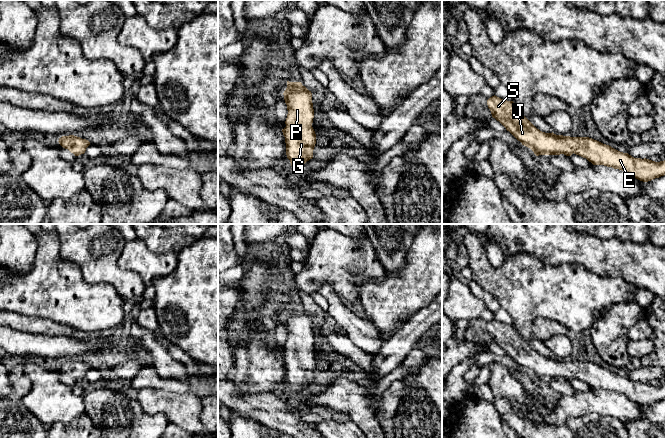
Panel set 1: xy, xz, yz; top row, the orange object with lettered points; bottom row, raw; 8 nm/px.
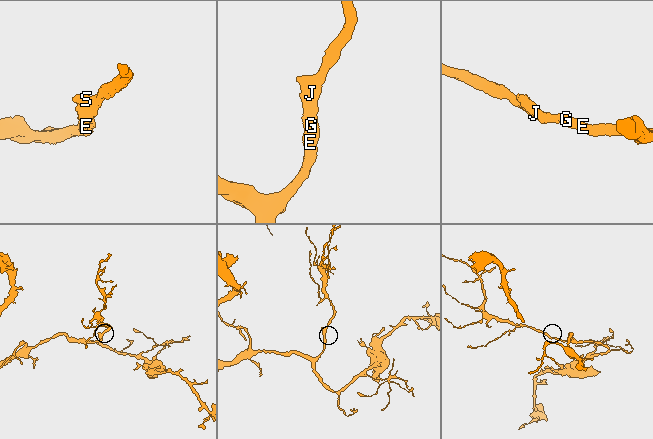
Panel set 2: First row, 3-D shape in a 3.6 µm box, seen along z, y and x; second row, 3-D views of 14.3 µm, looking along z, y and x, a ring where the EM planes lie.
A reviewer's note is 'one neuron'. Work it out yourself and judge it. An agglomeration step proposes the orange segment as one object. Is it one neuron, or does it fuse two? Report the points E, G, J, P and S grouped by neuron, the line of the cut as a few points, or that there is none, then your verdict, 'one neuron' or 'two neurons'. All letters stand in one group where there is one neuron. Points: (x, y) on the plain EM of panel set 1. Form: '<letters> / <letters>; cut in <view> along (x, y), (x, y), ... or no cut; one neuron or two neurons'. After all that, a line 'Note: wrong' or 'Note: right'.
E G J P S; no cut; one neuron
Note: right

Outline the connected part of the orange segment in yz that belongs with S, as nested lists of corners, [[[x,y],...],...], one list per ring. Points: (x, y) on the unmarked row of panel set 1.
[[[495,319],[487,324],[487,329],[492,341],[522,369],[530,372],[536,380],[560,378],[571,380],[574,377],[586,382],[593,389],[622,394],[643,406],[665,399],[665,384],[655,386],[646,382],[634,382],[589,361],[570,361],[542,356],[523,339],[513,325]]]

